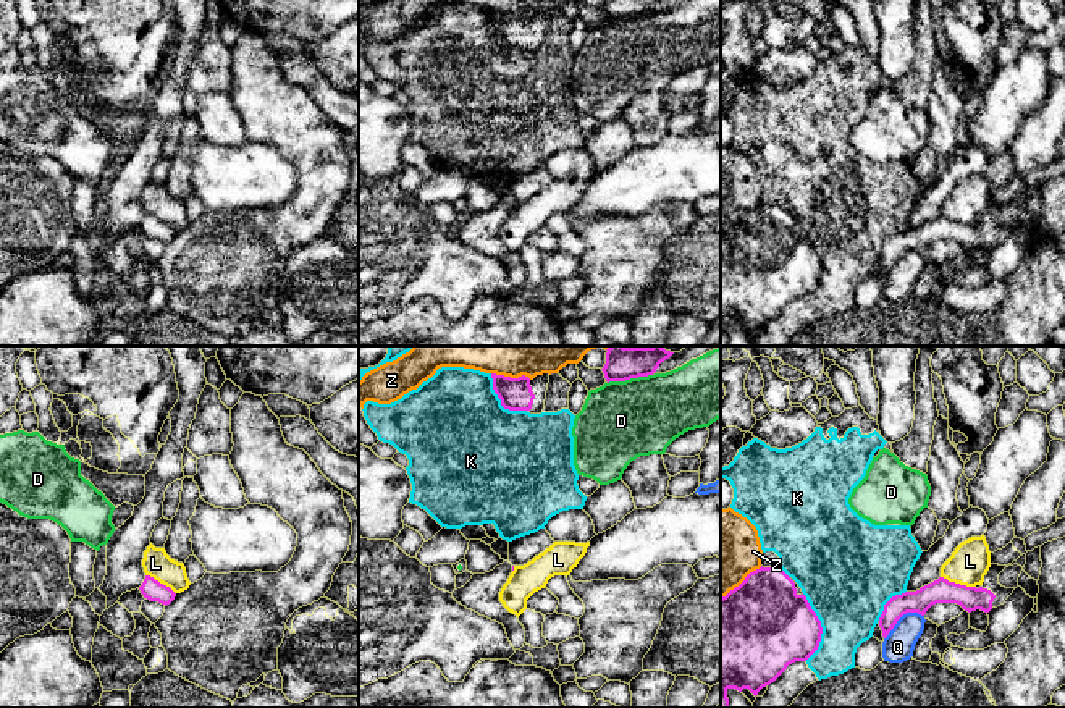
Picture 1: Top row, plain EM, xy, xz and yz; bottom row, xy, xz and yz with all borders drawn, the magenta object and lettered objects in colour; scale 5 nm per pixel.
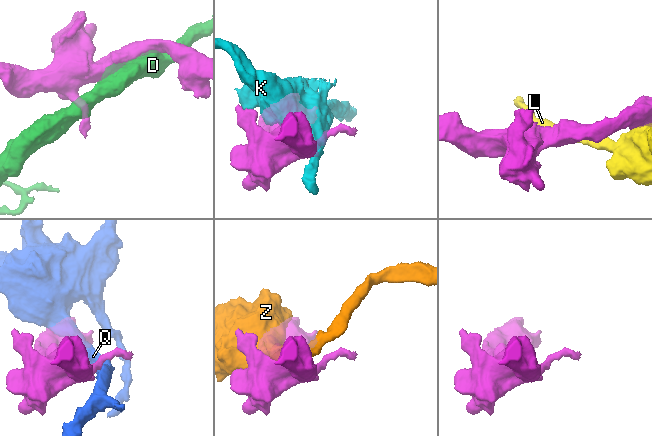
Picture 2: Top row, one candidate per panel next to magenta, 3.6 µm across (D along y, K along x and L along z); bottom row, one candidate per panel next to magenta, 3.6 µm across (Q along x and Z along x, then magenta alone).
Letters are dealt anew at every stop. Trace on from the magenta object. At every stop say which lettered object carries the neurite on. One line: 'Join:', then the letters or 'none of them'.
Join: none of them

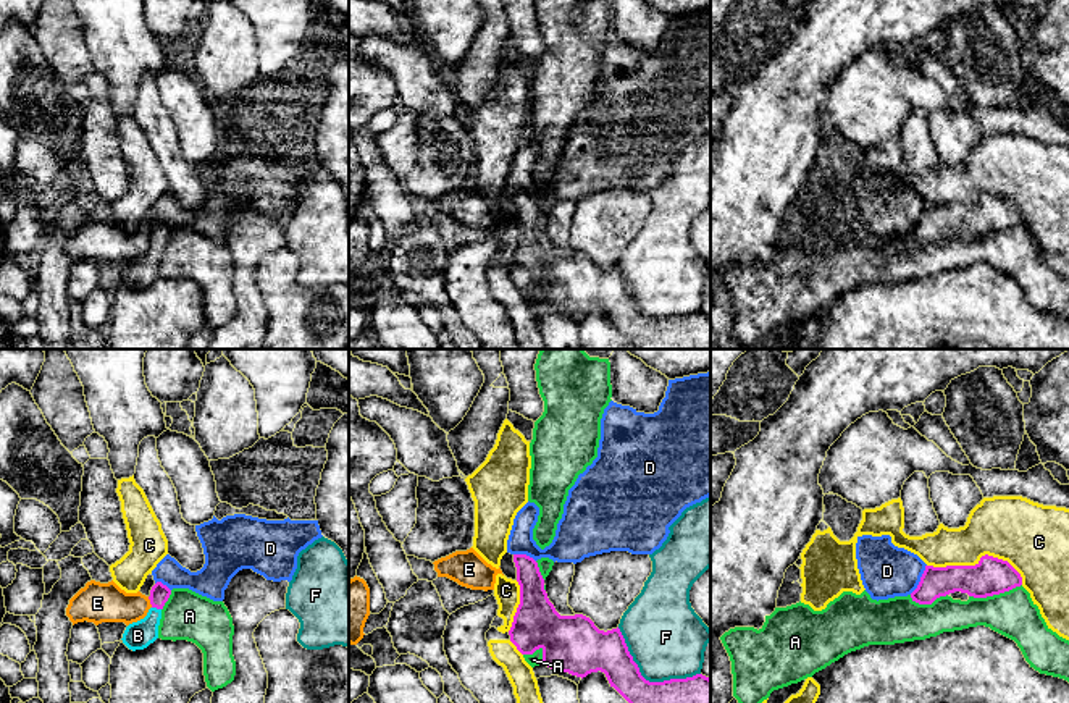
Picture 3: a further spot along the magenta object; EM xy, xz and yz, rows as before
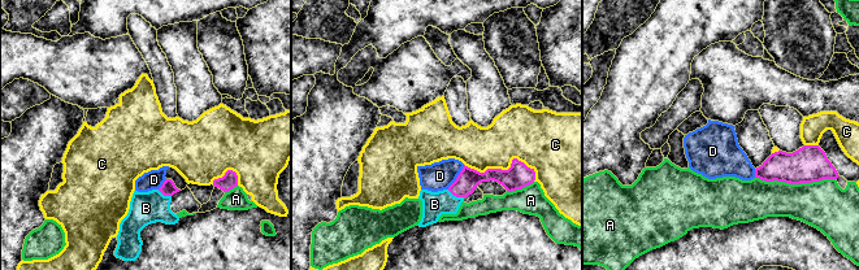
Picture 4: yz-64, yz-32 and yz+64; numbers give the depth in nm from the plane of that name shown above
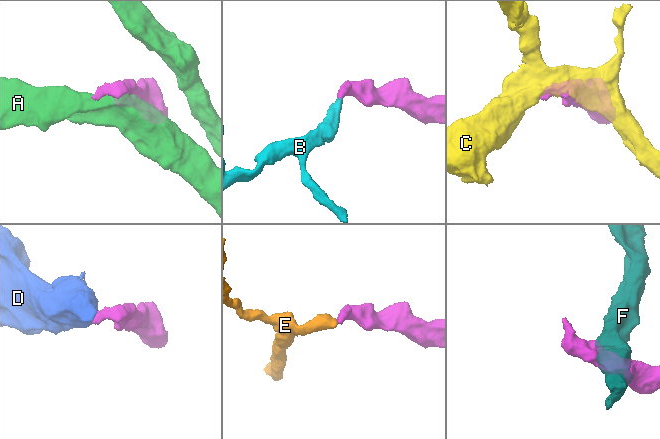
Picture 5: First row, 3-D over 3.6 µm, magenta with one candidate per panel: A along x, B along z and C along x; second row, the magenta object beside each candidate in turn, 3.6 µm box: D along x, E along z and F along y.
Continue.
Join: B

